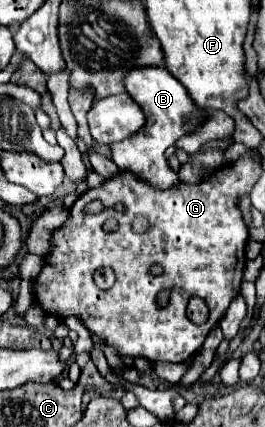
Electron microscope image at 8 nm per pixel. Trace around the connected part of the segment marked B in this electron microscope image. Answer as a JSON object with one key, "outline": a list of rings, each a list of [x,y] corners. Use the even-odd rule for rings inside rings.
{"outline":[[[165,67],[131,69],[123,77],[123,87],[135,101],[139,101],[141,109],[145,111],[147,123],[135,137],[129,137],[121,143],[109,143],[111,159],[117,163],[117,167],[121,171],[131,171],[135,177],[147,181],[155,189],[173,187],[179,182],[179,177],[170,168],[165,151],[167,147],[175,145],[177,139],[185,137],[187,133],[191,133],[199,127],[199,119],[197,119],[199,107],[191,101],[191,97],[183,89],[183,85],[179,85],[179,81],[175,81],[175,77],[171,77],[171,73],[167,73]],[[183,117],[191,119],[189,125],[183,125]]]}

